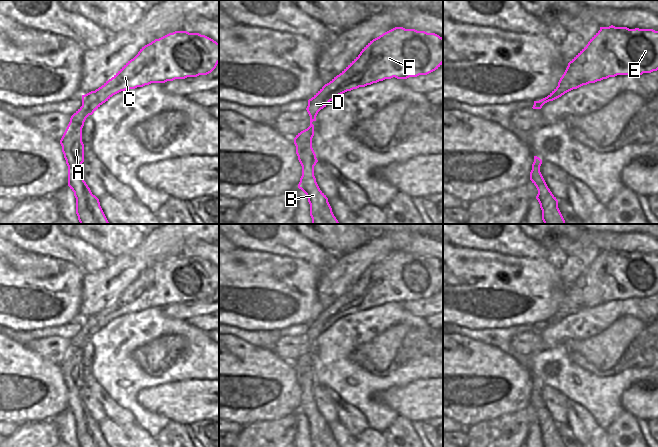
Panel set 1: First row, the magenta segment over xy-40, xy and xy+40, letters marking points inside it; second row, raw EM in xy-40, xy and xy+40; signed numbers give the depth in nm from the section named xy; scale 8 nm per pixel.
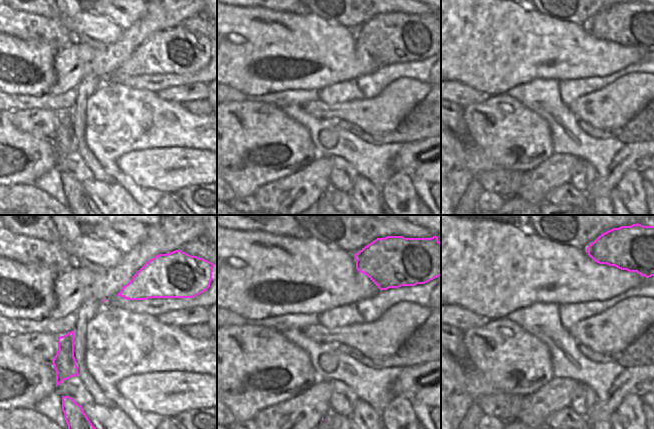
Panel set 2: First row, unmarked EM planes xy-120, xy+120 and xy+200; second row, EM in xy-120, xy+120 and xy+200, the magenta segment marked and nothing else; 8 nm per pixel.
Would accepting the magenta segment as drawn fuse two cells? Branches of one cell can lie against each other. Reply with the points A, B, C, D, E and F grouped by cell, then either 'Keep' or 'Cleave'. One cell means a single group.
Groups: A B C D E F. Keep

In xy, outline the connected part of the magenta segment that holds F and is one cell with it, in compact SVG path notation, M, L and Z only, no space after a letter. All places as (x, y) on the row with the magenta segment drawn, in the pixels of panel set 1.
M395 27L370 41L339 75L325 84L308 100L306 110L310 116L310 126L296 135L294 144L296 146L298 160L302 166L302 176L298 188L301 189L308 198L312 224L340 224L332 212L328 198L320 190L314 176L314 166L318 160L312 148L312 138L314 136L314 125L312 122L316 121L318 112L326 107L333 99L347 91L365 87L393 77L397 79L407 79L419 75L427 75L438 69L442 64L442 37L435 33Z

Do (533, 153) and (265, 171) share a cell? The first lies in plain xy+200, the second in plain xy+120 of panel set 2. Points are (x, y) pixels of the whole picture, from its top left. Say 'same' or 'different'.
same

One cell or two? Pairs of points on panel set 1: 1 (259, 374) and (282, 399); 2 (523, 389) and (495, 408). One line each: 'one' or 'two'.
1: one
2: one

